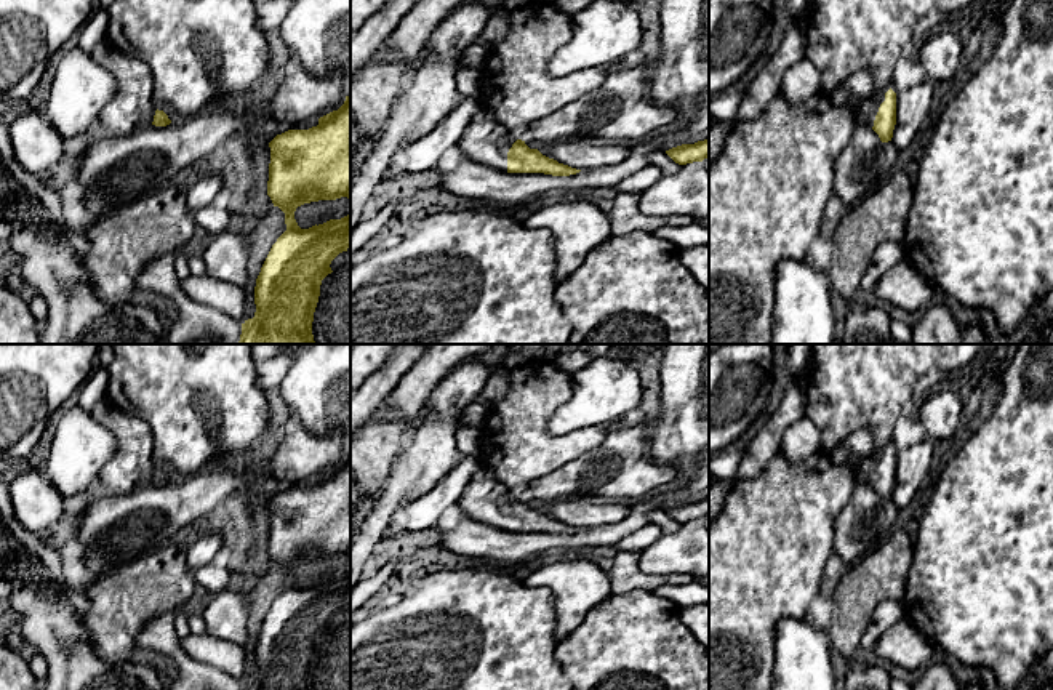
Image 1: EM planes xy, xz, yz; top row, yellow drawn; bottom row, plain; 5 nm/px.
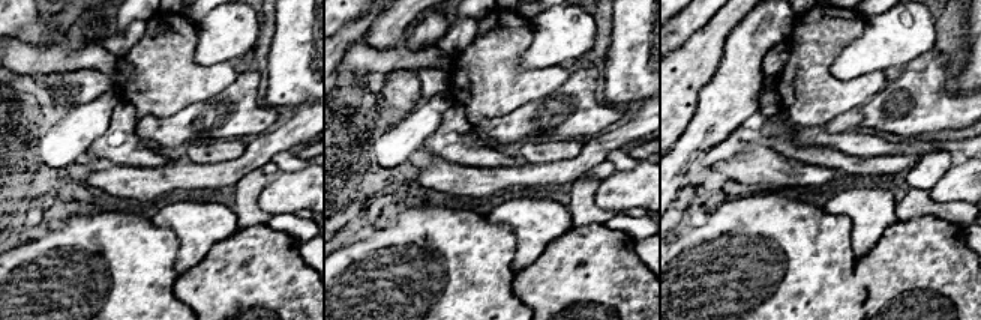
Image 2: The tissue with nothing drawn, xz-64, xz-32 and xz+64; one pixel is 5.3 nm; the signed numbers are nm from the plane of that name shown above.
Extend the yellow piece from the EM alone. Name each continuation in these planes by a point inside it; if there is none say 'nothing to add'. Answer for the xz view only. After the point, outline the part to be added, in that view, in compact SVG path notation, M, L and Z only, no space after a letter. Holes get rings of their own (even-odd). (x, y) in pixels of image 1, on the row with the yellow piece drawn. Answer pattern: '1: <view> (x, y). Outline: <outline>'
1: xz (485, 141). Outline: M485 109L474 115L458 147L477 163L507 171L507 152L517 139Z

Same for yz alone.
1: yz (860, 95). Outline: M858 70L842 86L832 91L829 99L834 106L848 109L856 125L874 126L879 107L890 88L898 93L893 83L888 83L879 91L871 72Z

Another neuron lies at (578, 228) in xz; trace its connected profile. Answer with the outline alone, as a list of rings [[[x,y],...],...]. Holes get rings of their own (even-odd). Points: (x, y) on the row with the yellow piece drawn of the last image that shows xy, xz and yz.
[[[587,200],[551,202],[536,210],[525,226],[546,229],[554,235],[557,283],[573,274],[597,245],[613,235],[608,215]]]

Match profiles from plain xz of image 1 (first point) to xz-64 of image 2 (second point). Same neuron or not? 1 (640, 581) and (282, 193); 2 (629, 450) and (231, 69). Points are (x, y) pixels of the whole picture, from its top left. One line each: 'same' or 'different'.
1: different
2: different

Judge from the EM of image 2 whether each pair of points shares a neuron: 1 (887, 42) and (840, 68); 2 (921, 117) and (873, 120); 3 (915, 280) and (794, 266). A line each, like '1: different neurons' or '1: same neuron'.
1: same neuron
2: same neuron
3: different neurons

